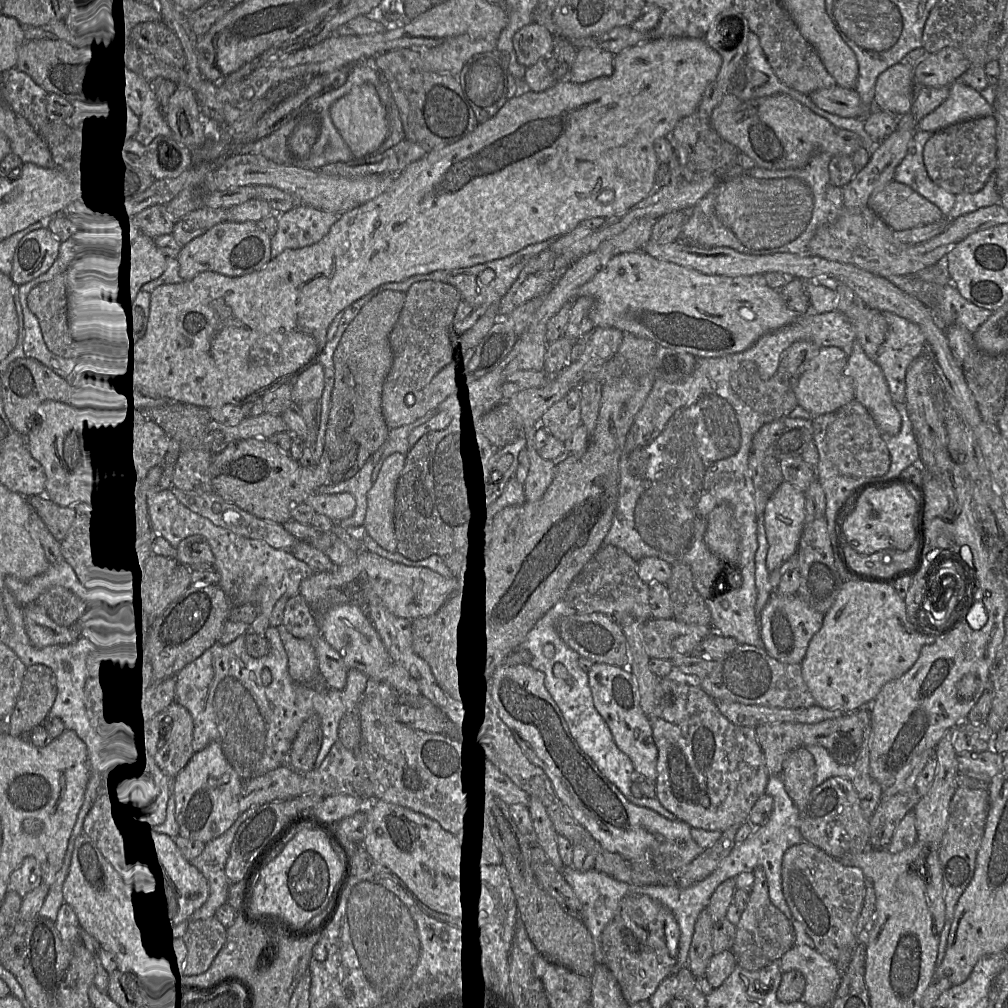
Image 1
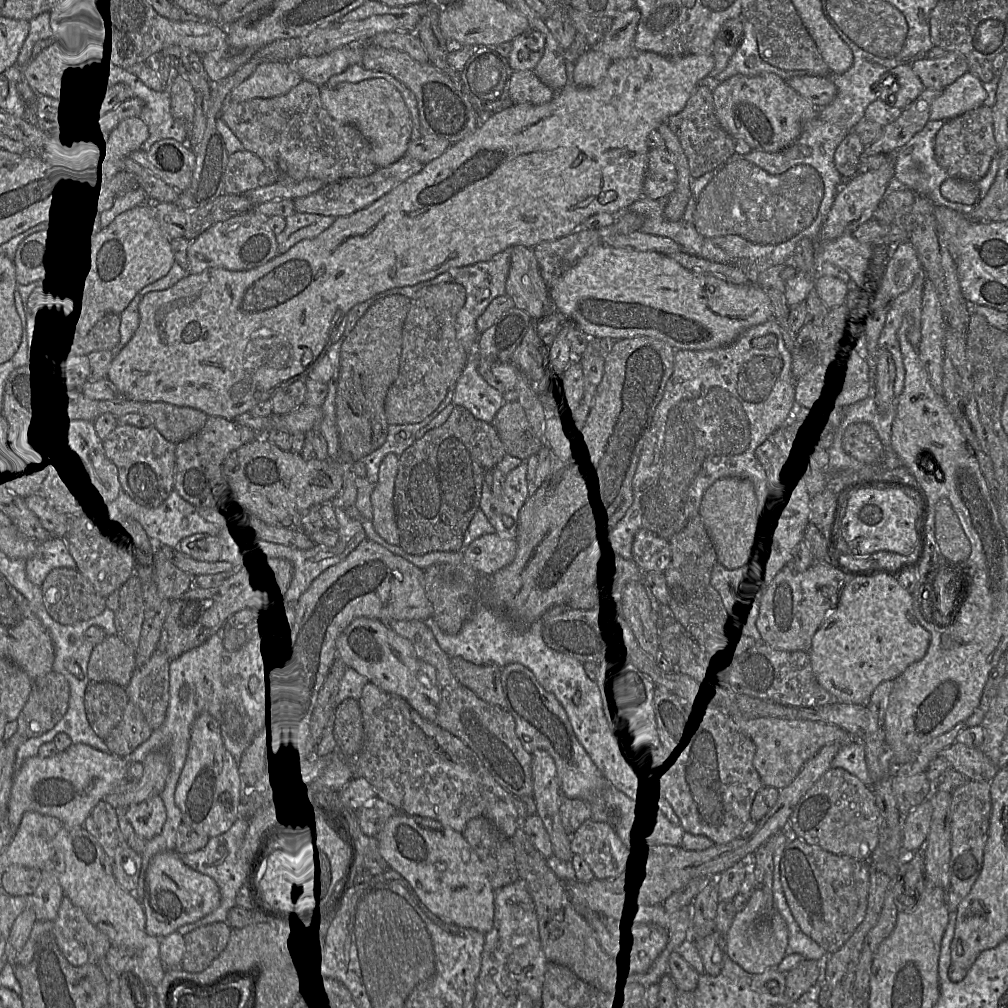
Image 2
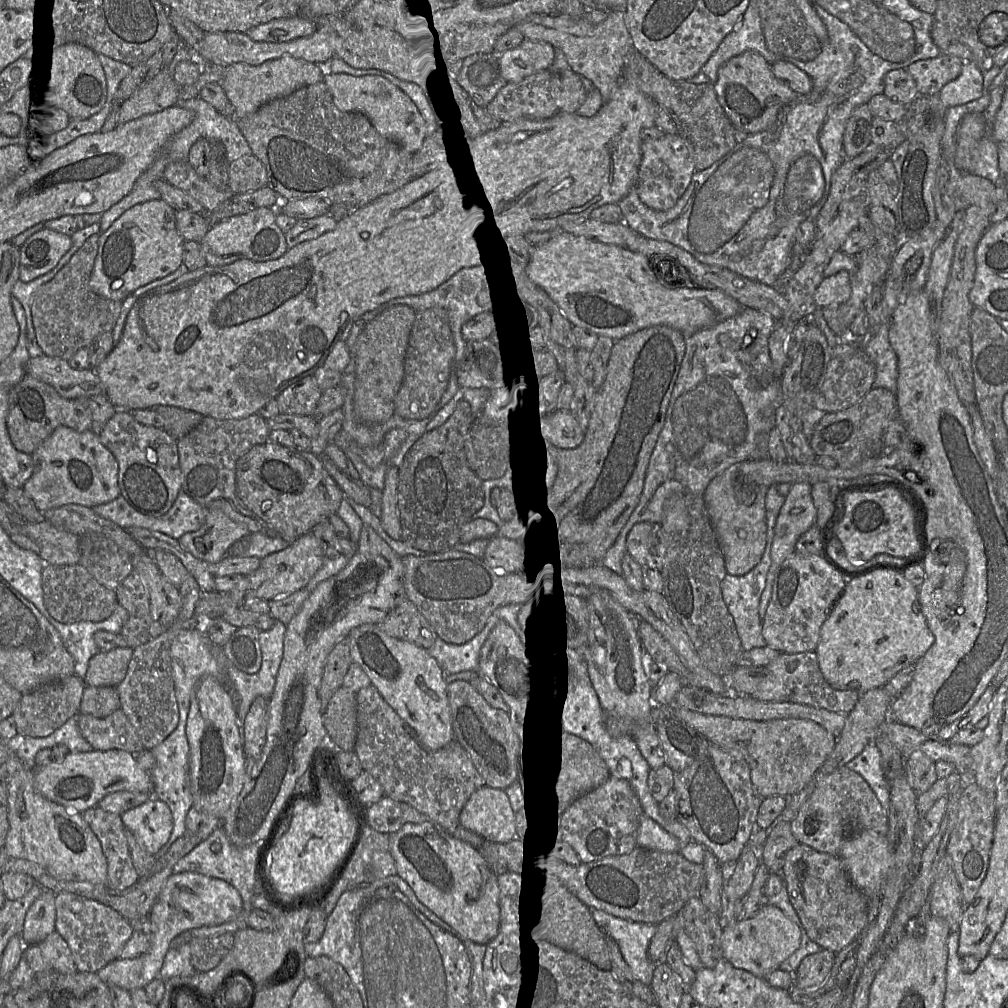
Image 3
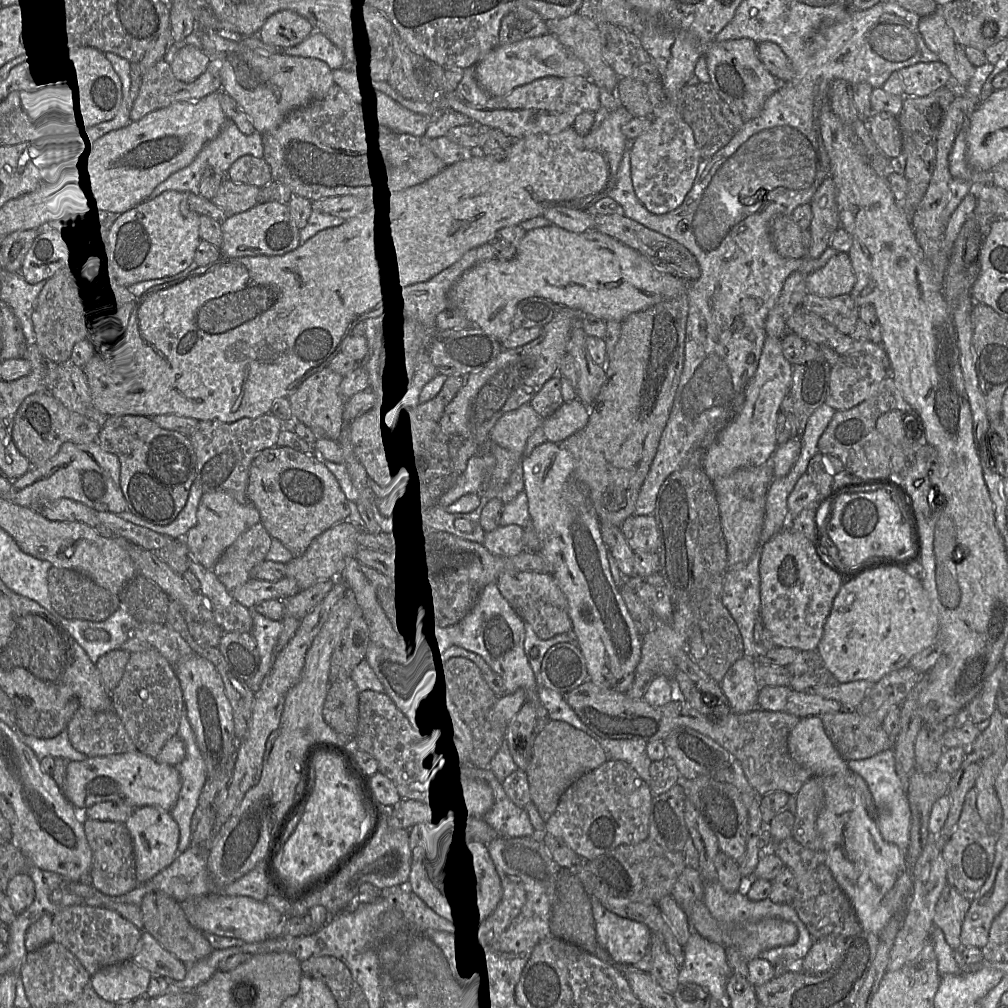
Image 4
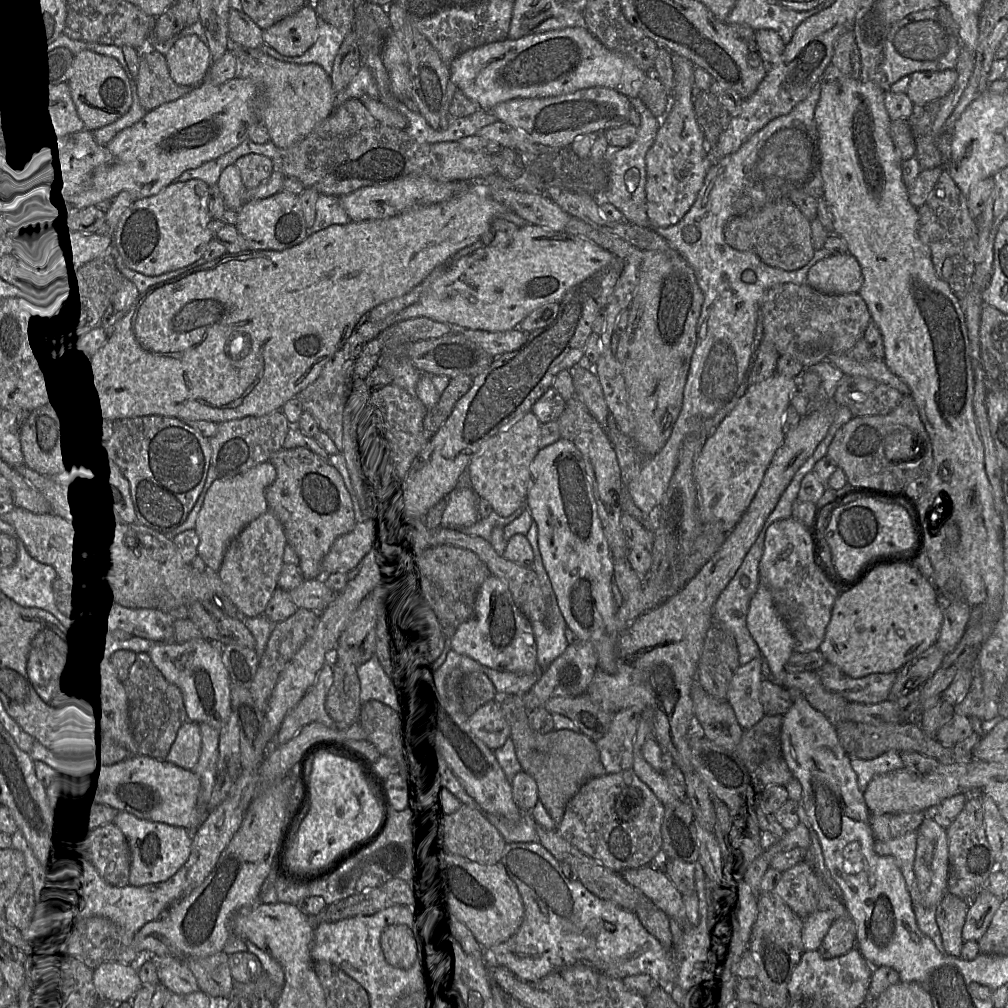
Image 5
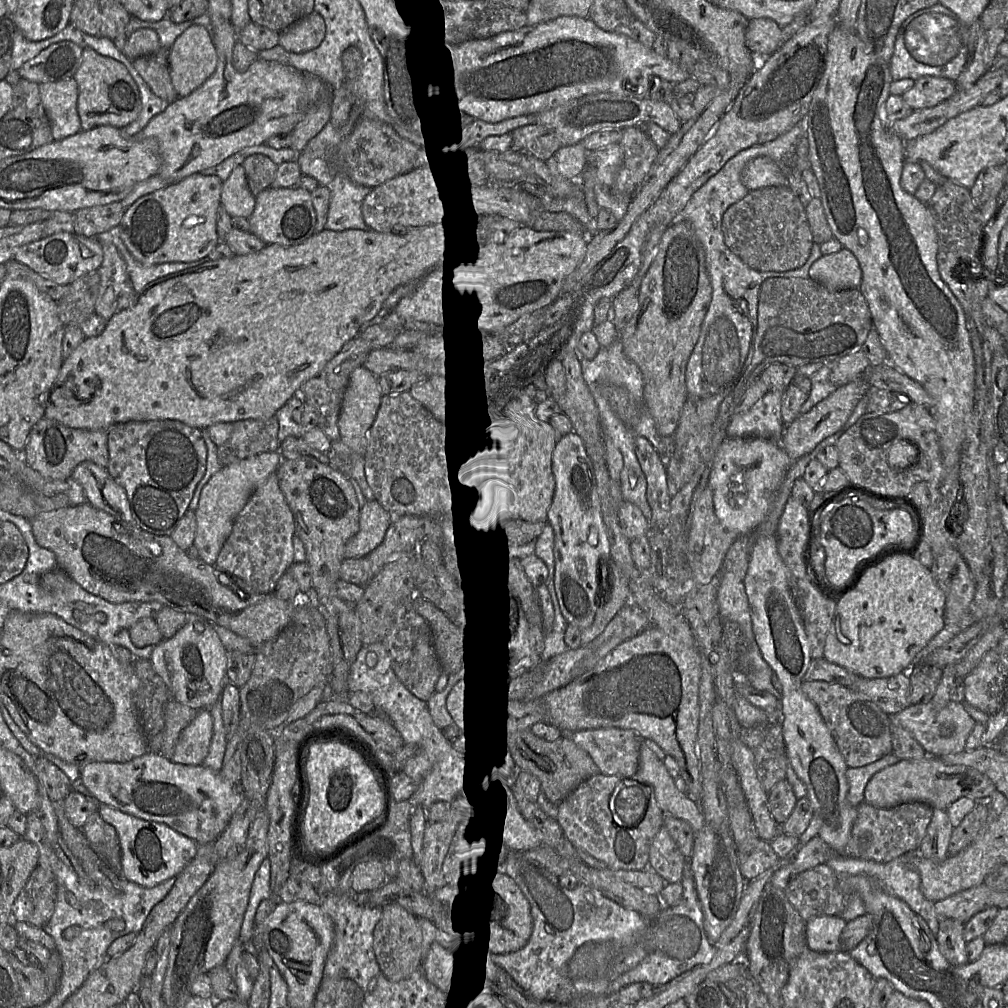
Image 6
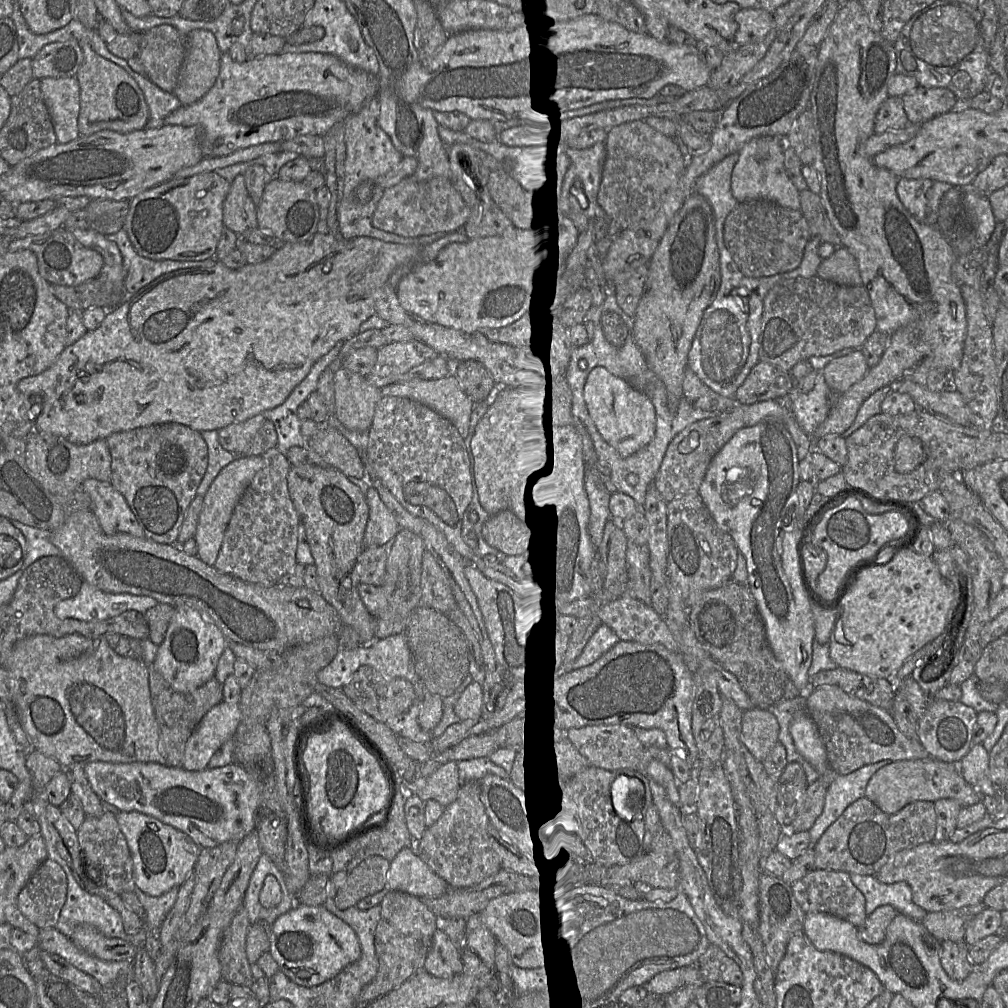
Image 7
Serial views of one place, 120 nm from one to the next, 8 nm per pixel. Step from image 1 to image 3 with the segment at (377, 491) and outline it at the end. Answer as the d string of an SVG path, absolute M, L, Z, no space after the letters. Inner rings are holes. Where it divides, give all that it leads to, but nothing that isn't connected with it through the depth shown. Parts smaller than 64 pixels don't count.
M388 466L381 500L381 525L384 531L394 540L402 539L402 528L398 509L399 468Z

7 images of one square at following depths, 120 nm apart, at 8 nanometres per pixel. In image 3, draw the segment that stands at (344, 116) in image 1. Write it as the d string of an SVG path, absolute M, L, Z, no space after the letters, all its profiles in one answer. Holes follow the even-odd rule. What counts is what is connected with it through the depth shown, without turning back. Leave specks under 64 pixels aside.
M325 72L323 82L330 89L333 102L339 110L365 115L379 134L398 143L408 152L415 153L421 148L427 136L424 117L413 101L390 81L375 75Z

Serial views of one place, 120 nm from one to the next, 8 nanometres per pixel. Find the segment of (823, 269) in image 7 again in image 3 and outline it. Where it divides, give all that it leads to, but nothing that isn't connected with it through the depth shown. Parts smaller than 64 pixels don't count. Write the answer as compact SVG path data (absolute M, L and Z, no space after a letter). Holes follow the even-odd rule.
M841 270L834 275L824 277L814 292L814 302L818 308L839 306L851 295L852 274Z

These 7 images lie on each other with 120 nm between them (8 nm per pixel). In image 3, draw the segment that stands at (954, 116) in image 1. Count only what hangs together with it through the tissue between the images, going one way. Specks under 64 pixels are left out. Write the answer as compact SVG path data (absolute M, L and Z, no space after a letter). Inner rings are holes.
M972 60L963 62L959 76L945 84L938 93L946 108L967 104L982 96L983 73Z

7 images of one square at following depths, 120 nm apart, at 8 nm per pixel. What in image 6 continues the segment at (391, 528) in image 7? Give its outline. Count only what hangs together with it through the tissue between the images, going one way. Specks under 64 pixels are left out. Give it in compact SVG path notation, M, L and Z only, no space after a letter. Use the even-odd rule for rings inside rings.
M376 499L366 501L360 508L359 531L347 542L344 558L364 558L383 541L394 516Z

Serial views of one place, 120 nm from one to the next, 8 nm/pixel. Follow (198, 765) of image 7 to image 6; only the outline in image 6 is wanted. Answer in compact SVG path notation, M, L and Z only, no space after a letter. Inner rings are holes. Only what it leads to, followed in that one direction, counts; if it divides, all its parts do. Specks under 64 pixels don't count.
M209 709L200 710L193 721L180 733L170 760L183 765L202 765L209 753L212 735L212 715Z

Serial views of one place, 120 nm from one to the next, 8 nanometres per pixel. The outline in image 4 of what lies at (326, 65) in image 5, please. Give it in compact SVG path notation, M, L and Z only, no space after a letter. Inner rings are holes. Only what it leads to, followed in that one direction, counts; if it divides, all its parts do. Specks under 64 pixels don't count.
M314 30L294 48L284 49L277 54L311 57L324 61L331 70L343 66L343 52L321 32Z

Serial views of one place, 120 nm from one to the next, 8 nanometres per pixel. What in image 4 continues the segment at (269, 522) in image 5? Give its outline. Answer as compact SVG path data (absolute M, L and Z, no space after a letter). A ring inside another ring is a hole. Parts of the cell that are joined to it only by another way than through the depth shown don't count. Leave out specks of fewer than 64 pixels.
M261 522L242 533L222 554L213 571L231 592L251 579L251 571L265 561L272 537Z

